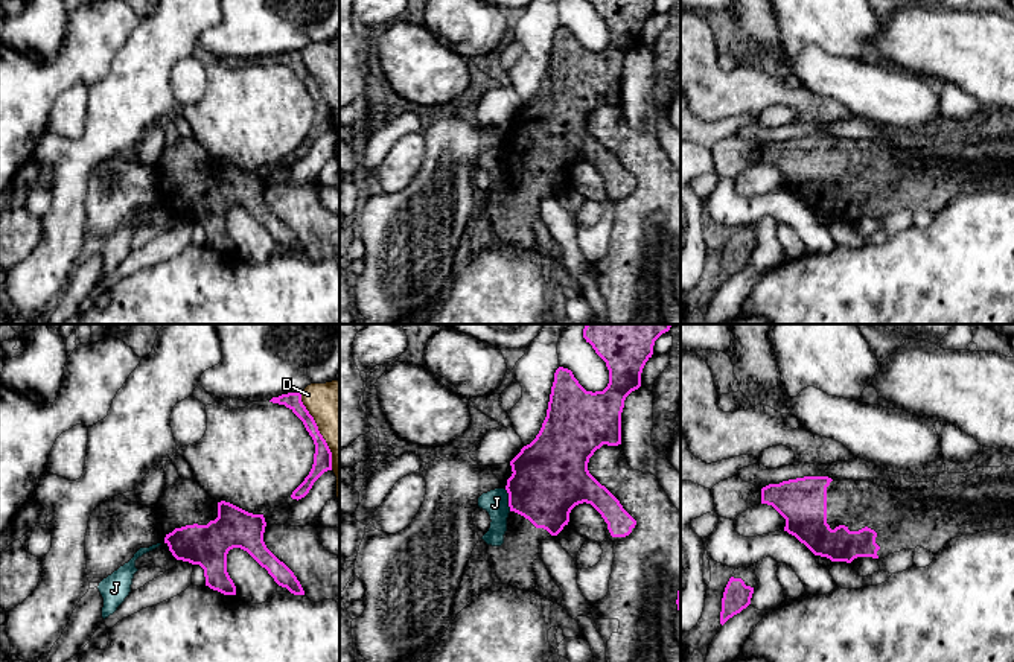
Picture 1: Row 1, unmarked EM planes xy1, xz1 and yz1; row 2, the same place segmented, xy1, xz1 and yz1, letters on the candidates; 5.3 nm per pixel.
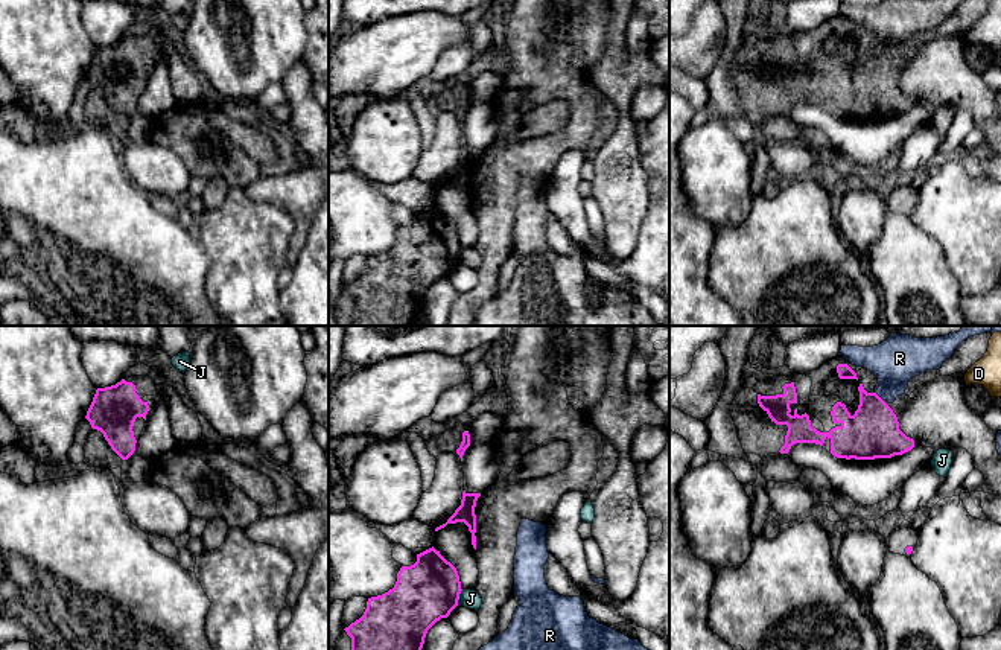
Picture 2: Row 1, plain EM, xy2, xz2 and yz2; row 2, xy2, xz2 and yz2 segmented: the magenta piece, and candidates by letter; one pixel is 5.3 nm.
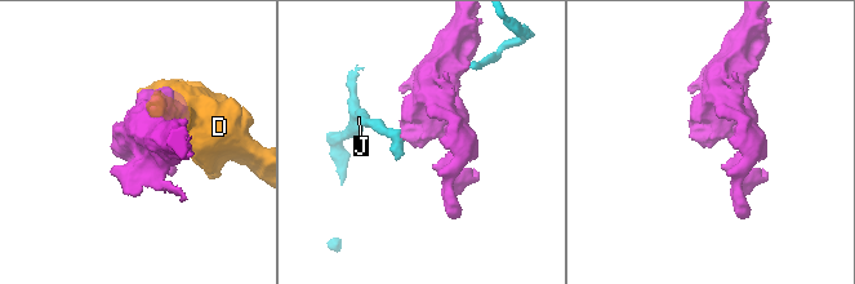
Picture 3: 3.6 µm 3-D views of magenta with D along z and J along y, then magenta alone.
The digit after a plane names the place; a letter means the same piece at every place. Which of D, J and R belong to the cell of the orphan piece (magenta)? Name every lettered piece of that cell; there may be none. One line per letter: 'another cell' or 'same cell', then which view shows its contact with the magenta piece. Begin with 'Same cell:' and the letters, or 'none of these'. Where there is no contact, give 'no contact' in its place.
Same cell: none of these
D: another cell | xy1
J: another cell | xz1
R: another cell | yz2

